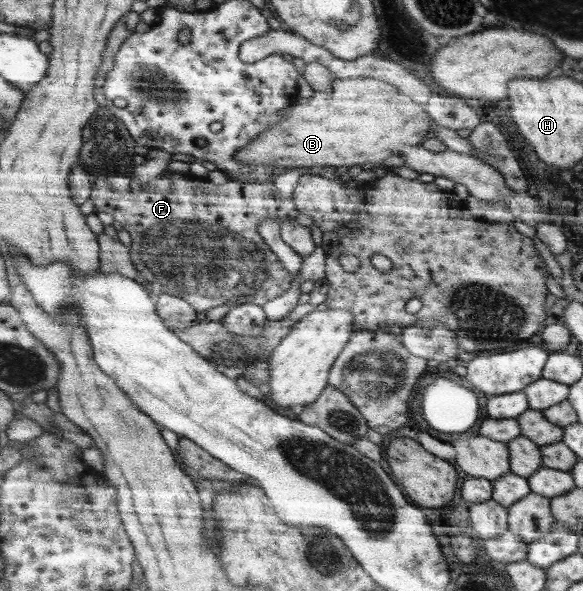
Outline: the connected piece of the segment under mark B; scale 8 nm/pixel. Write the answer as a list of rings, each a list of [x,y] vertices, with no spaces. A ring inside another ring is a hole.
[[[348,77],[338,79],[332,83],[332,91],[329,93],[315,92],[309,99],[298,100],[292,105],[290,115],[283,122],[276,123],[274,127],[269,127],[250,147],[240,149],[240,155],[235,155],[235,159],[240,163],[248,165],[268,165],[275,167],[314,167],[314,166],[334,166],[336,168],[346,165],[362,166],[367,161],[380,163],[386,157],[400,155],[404,153],[405,147],[418,146],[424,141],[424,136],[431,130],[431,117],[427,111],[419,104],[412,105],[412,101],[404,95],[400,95],[394,87],[390,87],[384,81],[378,79],[364,79],[364,77]],[[398,103],[410,103],[410,107],[404,111],[398,109]]]

